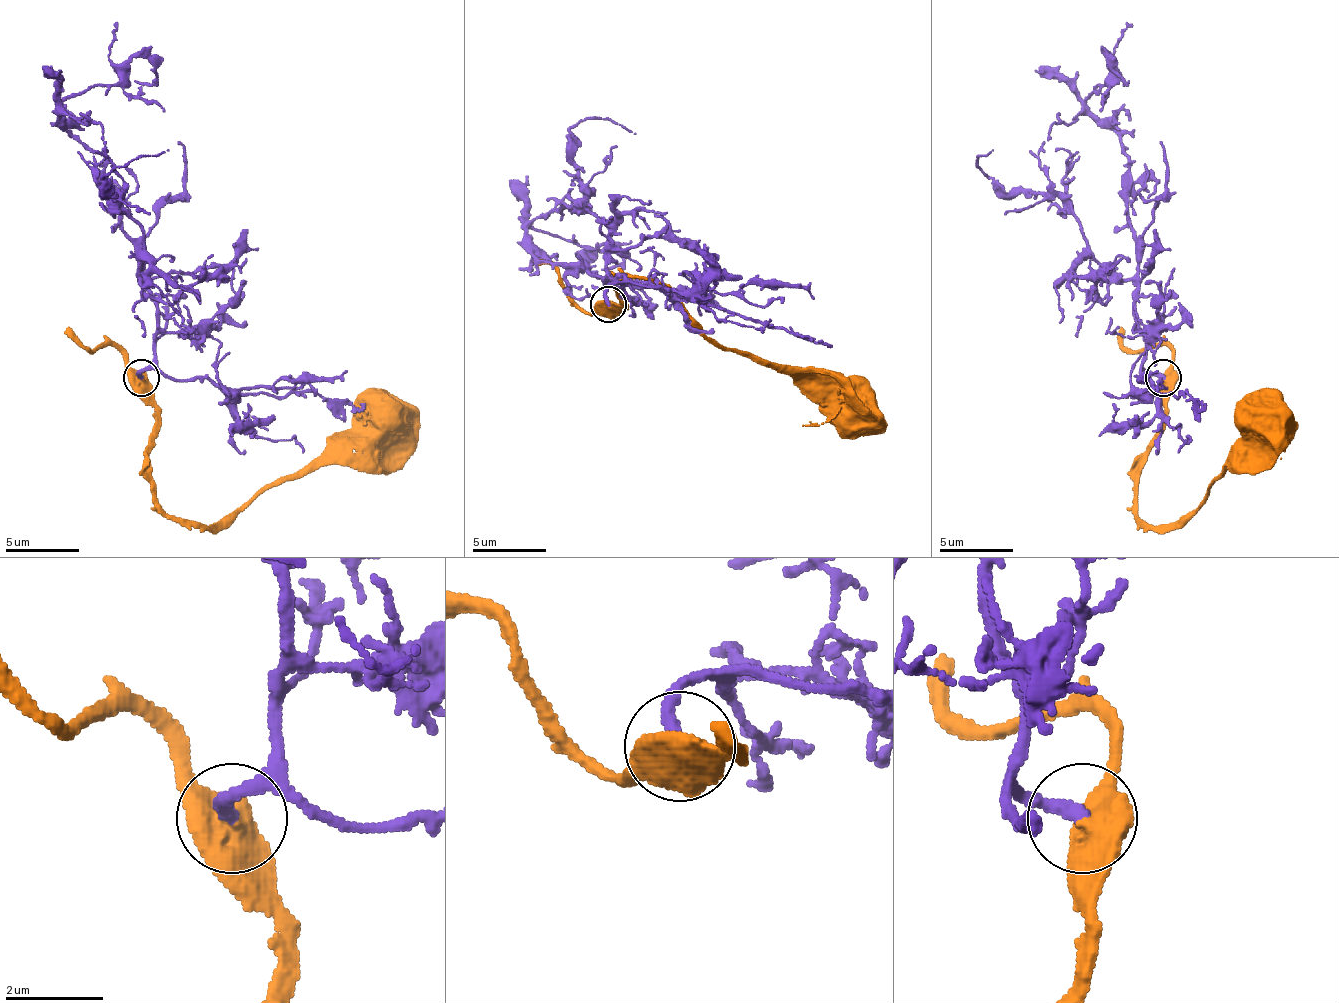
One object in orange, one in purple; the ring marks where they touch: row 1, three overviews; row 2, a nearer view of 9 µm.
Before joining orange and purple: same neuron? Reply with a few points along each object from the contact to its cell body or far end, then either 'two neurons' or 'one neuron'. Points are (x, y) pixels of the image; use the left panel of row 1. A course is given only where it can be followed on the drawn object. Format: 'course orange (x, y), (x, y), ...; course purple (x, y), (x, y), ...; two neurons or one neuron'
course orange (140, 378), (155, 411), (155, 500), (203, 525), (302, 478), (382, 415); course purple (140, 378), (155, 356), (155, 294), (103, 158), (59, 107), (114, 85), (140, 55), (155, 77), (133, 81); one neuron

